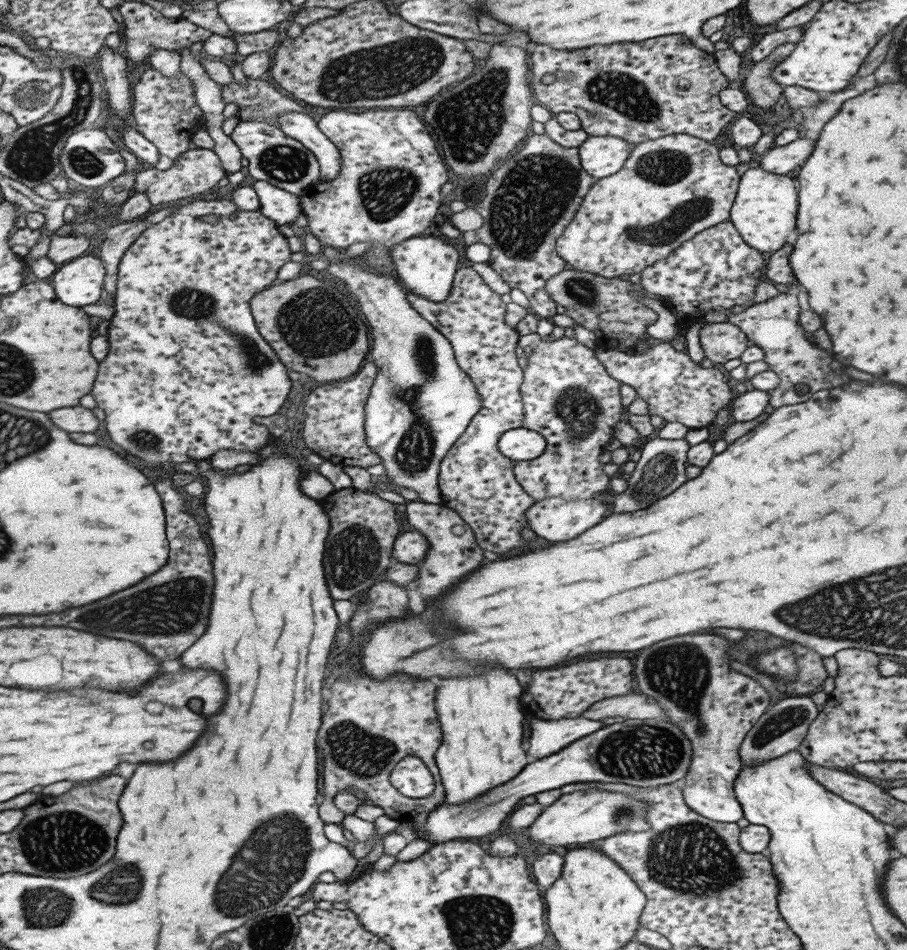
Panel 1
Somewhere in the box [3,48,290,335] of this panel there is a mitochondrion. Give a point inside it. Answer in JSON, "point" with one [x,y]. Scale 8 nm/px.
{"point":[37,94]}

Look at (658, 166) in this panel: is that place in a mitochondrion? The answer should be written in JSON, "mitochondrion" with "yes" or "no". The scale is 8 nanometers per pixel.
{"mitochondrion":"yes"}

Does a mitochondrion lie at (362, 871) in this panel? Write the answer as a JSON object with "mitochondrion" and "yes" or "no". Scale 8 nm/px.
{"mitochondrion":"no"}

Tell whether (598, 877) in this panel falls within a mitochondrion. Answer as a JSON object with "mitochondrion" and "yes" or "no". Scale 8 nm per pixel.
{"mitochondrion":"no"}

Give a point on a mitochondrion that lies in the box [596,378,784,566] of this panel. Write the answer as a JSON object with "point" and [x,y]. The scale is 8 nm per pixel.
{"point":[660,472]}

